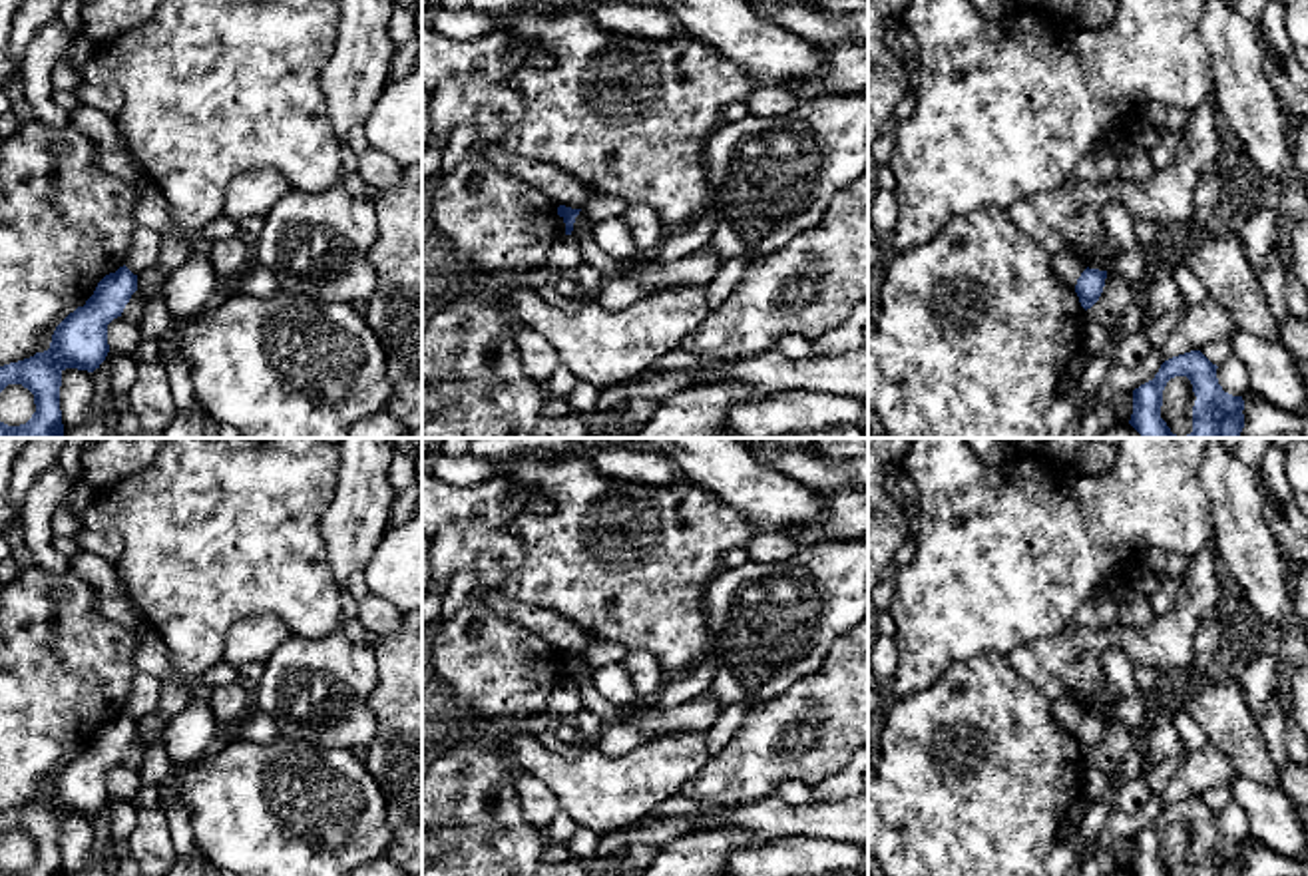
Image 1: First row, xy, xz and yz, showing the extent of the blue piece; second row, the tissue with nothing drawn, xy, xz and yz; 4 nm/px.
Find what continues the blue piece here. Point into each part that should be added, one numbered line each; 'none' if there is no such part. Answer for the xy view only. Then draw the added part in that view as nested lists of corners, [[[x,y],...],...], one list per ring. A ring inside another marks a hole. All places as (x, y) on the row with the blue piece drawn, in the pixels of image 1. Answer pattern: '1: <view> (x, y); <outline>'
none

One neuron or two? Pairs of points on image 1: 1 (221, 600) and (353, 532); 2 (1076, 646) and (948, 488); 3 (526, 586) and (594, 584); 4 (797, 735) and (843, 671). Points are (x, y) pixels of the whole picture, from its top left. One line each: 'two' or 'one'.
1: two
2: two
3: one
4: one

